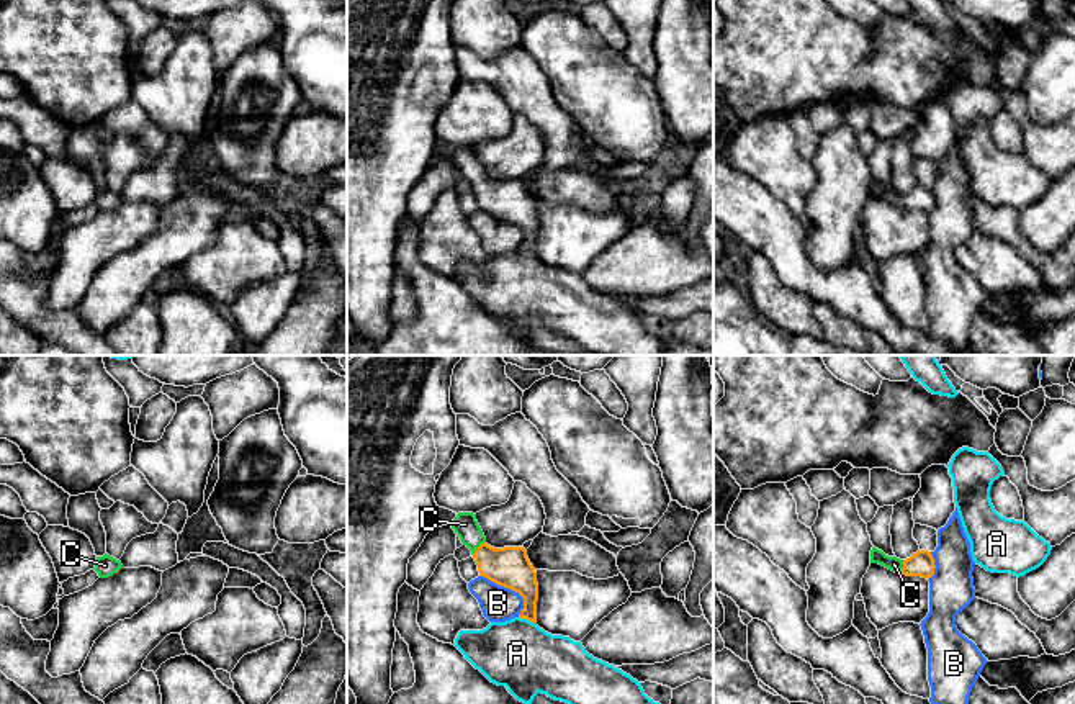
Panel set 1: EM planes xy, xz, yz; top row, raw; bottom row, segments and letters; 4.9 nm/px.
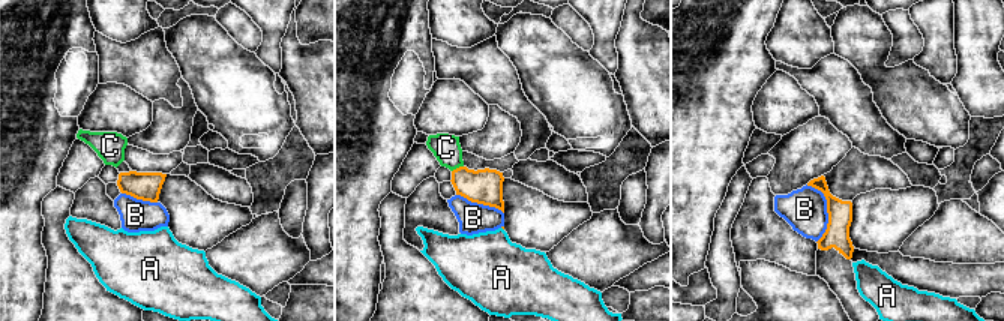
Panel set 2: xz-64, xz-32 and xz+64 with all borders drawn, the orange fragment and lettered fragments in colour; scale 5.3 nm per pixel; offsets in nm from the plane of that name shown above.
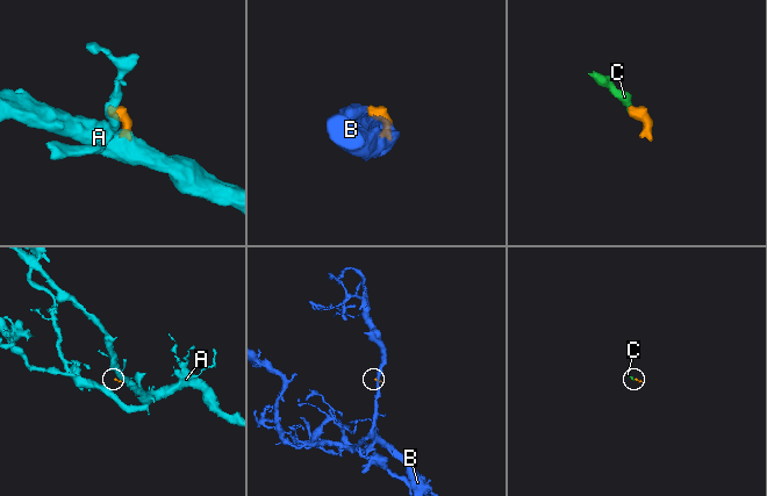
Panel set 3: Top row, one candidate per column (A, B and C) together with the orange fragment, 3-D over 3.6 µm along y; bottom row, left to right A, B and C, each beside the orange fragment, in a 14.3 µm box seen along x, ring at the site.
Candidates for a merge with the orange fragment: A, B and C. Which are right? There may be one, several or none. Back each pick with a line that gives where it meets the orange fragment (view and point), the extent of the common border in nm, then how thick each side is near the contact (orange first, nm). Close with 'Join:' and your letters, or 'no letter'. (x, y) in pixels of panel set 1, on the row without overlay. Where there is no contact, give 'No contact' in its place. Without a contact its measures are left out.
C: Touches orange at xz (478, 180). Shared border 100 nm. Thickness 200 nm (orange) against 120 nm
Join: C

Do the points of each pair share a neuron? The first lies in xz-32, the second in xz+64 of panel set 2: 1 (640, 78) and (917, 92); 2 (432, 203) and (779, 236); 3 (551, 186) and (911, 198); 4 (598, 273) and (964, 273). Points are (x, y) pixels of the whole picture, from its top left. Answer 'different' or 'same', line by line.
1: different
2: same
3: different
4: different

